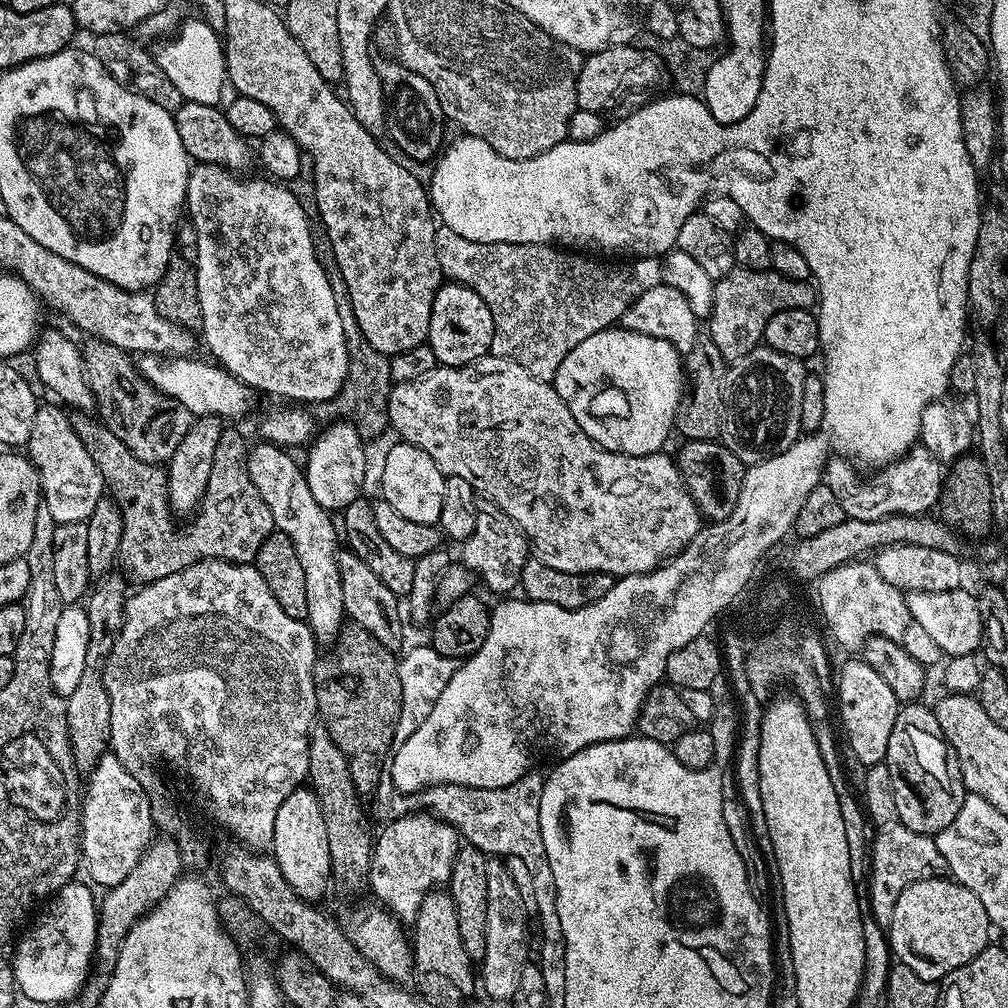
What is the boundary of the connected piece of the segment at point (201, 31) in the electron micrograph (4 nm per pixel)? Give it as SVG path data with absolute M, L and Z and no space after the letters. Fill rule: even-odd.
M203 18L185 19L175 29L171 38L165 39L160 53L155 53L155 63L166 78L178 86L184 100L219 105L220 95L226 89L228 71L224 65L224 46L221 33L215 32Z

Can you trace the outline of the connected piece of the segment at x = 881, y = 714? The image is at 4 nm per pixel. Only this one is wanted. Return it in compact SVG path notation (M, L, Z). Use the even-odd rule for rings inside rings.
M862 658L846 661L841 666L840 672L838 668L838 678L839 674L840 681L836 684L836 696L840 699L840 720L844 723L845 734L843 735L846 741L854 748L859 761L864 765L885 763L884 755L890 742L890 730L894 730L894 718L898 711L898 702L894 698L894 693L891 692L890 686L886 686L886 682L882 682L881 676L871 666L866 666Z

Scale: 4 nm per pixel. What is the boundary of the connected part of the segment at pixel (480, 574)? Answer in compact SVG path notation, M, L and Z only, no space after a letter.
M481 499L478 504L476 521L474 522L474 532L470 534L470 538L463 541L464 556L462 563L471 569L473 575L480 579L494 592L504 592L500 594L508 594L512 588L516 588L520 583L521 572L526 566L526 562L530 559L530 545L528 539L525 538L523 530L511 520L505 512L497 504L493 504L491 500Z

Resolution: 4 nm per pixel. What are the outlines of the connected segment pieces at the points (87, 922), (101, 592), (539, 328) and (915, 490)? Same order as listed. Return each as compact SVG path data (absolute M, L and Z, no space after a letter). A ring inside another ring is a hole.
M73 882L57 890L55 895L47 901L48 909L37 918L36 925L24 937L20 936L15 941L15 944L17 943L16 956L11 957L12 969L16 975L16 987L25 996L63 1005L65 1002L73 1000L88 982L94 968L96 955L98 896L91 892L93 889L87 883L84 884Z
M113 570L99 581L86 597L86 611L90 618L90 646L86 650L86 670L82 670L82 679L78 682L74 694L66 698L66 722L68 737L72 743L72 762L84 774L91 773L95 764L106 755L110 748L112 711L110 698L106 694L104 685L104 667L108 661L108 655L114 650L114 642L122 630L124 601L129 592L129 581L119 571Z
M443 226L436 229L436 253L438 254L440 271L449 281L465 284L467 288L472 288L480 295L482 302L486 302L486 306L490 306L490 314L494 318L491 355L518 362L518 366L530 370L530 374L534 374L534 378L549 382L555 381L558 366L562 366L562 358L566 358L566 354L570 354L570 350L574 350L574 346L578 346L578 342L586 342L586 338L590 338L590 334L598 334L604 328L613 327L620 320L622 314L626 314L626 310L638 297L646 294L646 290L662 283L662 264L655 256L637 256L627 262L616 262L620 264L603 264L600 261L603 259L593 258L588 254L577 254L575 251L565 250L563 247L553 246L552 244L487 244L486 242L474 242L470 238L462 238L462 234L454 234L454 230Z
M913 446L905 456L873 471L876 473L865 480L856 476L855 470L847 459L832 458L825 464L822 473L823 483L834 490L847 518L878 520L887 516L918 516L931 513L939 505L942 462L922 446Z

